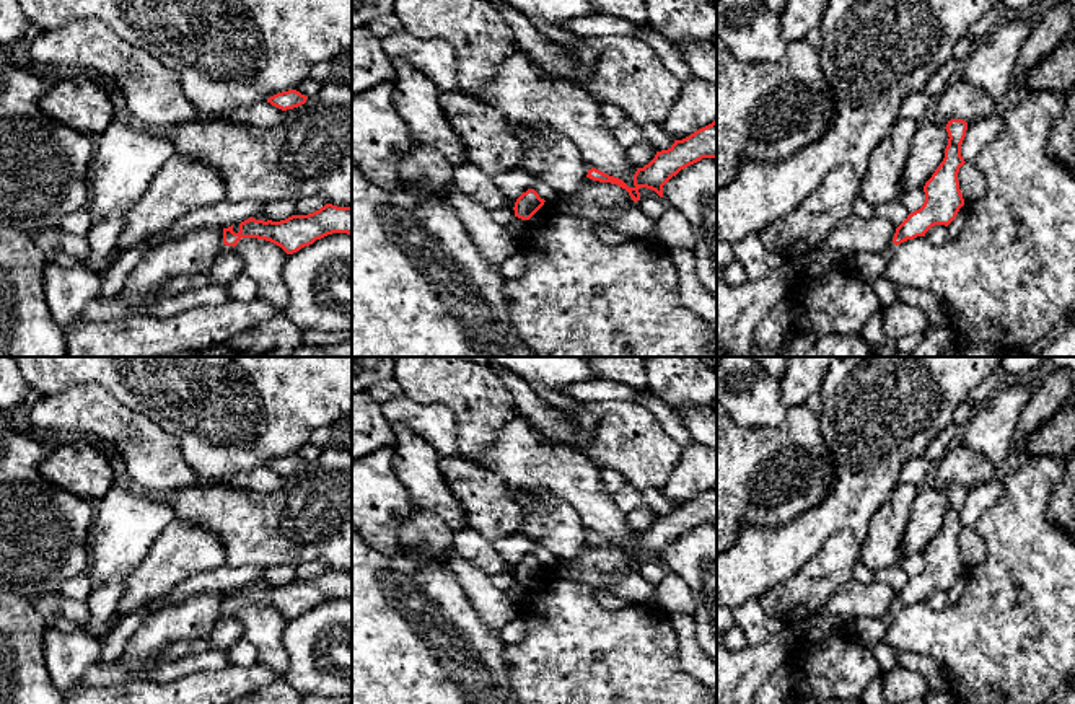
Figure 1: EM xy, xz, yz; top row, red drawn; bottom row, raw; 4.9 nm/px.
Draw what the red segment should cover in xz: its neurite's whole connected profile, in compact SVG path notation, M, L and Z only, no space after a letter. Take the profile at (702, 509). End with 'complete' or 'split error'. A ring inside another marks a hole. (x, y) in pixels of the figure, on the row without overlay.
M717 486L682 505L674 505L668 515L656 517L655 523L648 530L635 536L632 552L629 552L622 544L609 541L596 533L588 535L586 543L599 548L617 549L629 557L634 567L637 567L640 565L640 552L652 554L663 562L663 551L681 535L700 526L702 523L717 523Z; complete

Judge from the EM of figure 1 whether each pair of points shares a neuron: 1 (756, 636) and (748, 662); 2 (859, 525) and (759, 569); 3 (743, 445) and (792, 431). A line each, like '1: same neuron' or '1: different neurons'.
1: different neurons
2: same neuron
3: same neuron

